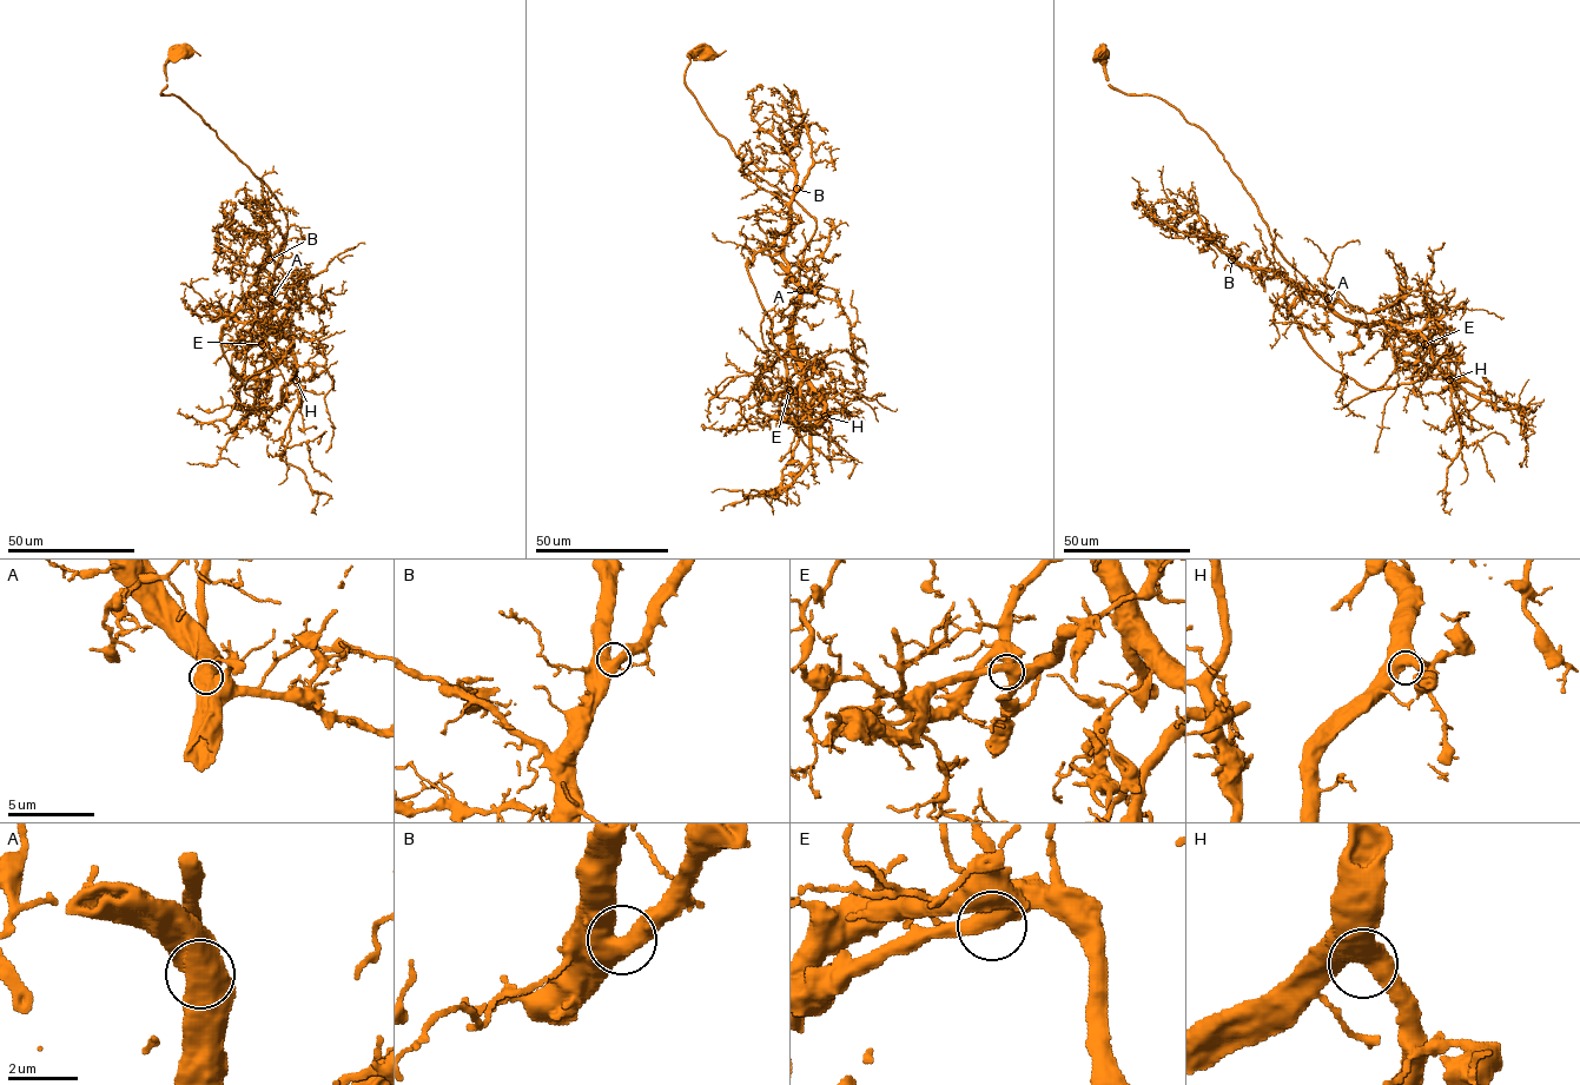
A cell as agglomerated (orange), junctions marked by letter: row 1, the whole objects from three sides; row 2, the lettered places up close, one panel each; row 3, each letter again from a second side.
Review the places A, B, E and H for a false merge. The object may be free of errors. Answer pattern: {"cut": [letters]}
{"cut": []}

